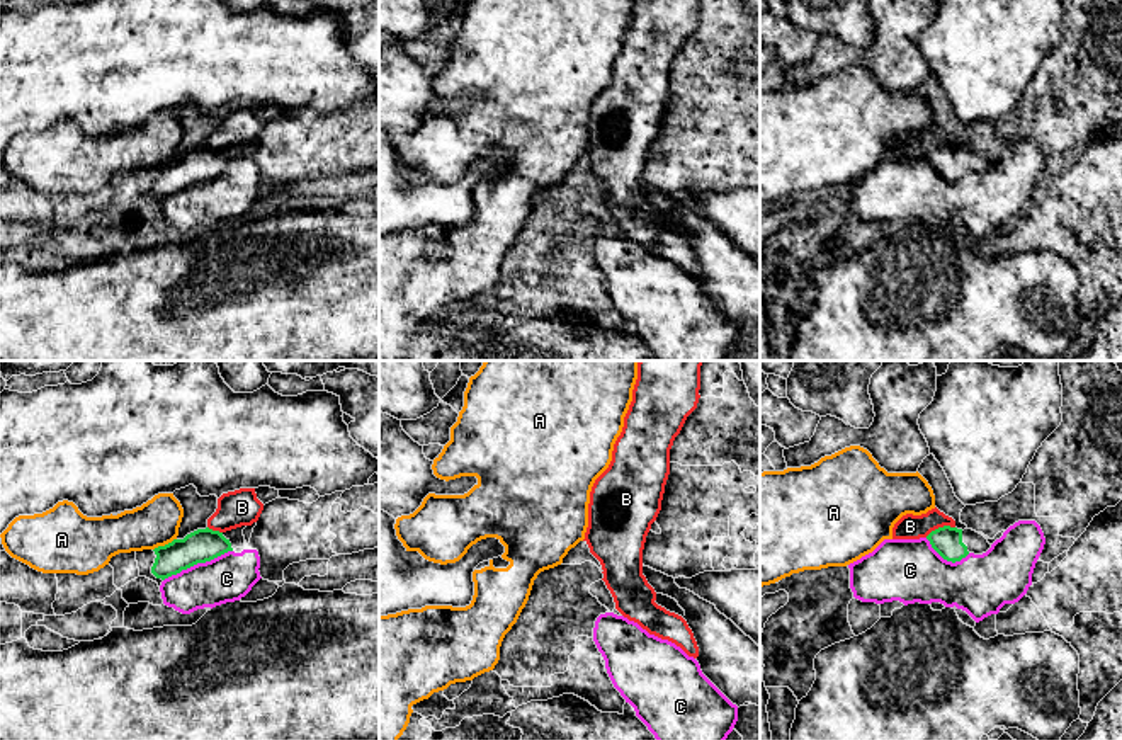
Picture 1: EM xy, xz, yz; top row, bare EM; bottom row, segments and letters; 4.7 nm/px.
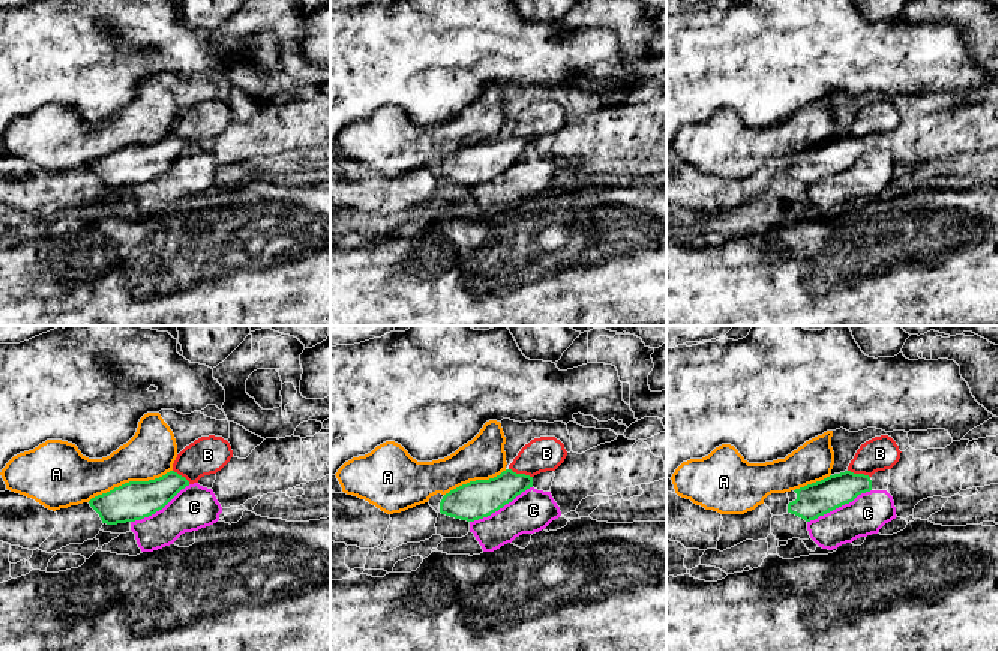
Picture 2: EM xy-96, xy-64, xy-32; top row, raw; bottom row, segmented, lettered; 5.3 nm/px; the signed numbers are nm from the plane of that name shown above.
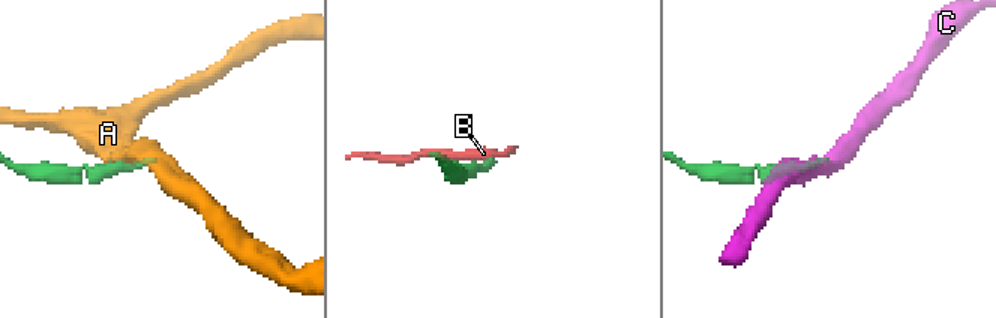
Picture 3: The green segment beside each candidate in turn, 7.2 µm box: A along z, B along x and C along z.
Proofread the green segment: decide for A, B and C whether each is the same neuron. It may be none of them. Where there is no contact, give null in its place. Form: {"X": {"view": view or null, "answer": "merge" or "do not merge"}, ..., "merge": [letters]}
{"A": {"view": "xy", "answer": "do not merge"}, "B": {"view": "yz", "answer": "do not merge"}, "C": {"view": "xy", "answer": "do not merge"}, "merge": []}

